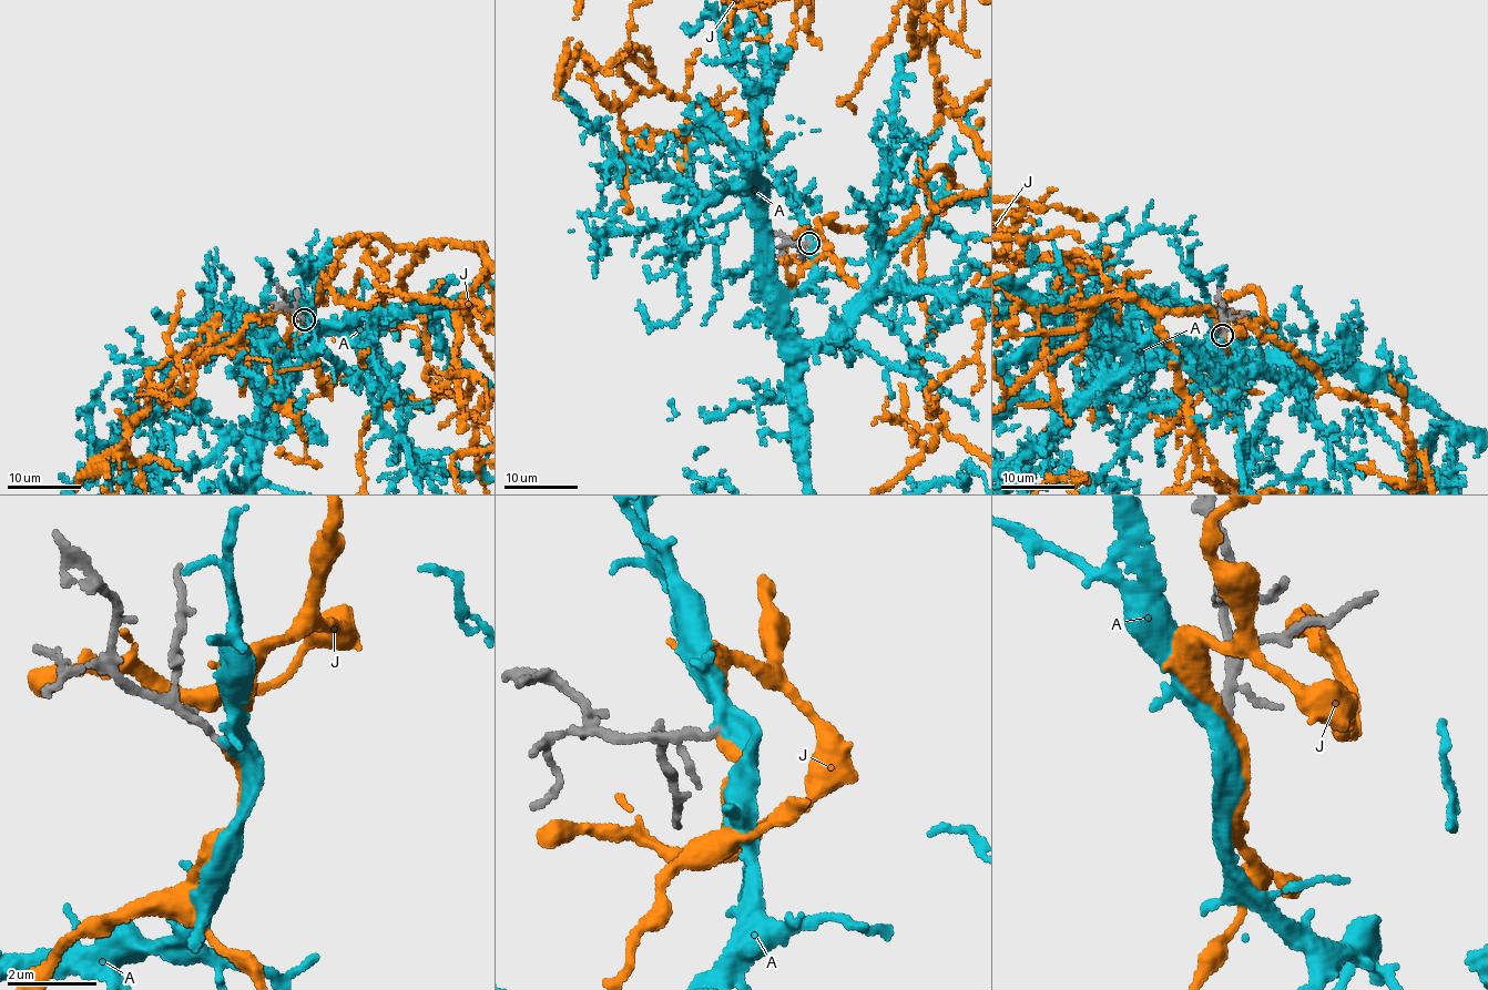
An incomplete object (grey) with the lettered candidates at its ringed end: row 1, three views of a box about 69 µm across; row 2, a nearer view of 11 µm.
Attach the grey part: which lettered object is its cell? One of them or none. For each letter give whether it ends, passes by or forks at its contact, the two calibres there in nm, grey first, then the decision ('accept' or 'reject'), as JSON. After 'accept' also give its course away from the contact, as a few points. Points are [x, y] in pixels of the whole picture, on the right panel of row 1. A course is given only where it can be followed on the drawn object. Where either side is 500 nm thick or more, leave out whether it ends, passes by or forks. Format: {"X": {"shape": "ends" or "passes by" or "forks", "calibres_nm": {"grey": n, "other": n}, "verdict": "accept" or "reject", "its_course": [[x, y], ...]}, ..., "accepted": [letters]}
{"A": {"shape": "passes by", "calibres_nm": {"grey": 170, "other": 360}, "verdict": "accept"}, "J": {"shape": "passes by", "calibres_nm": {"grey": 170, "other": 280}, "verdict": "reject"}, "accepted": ["A"]}

